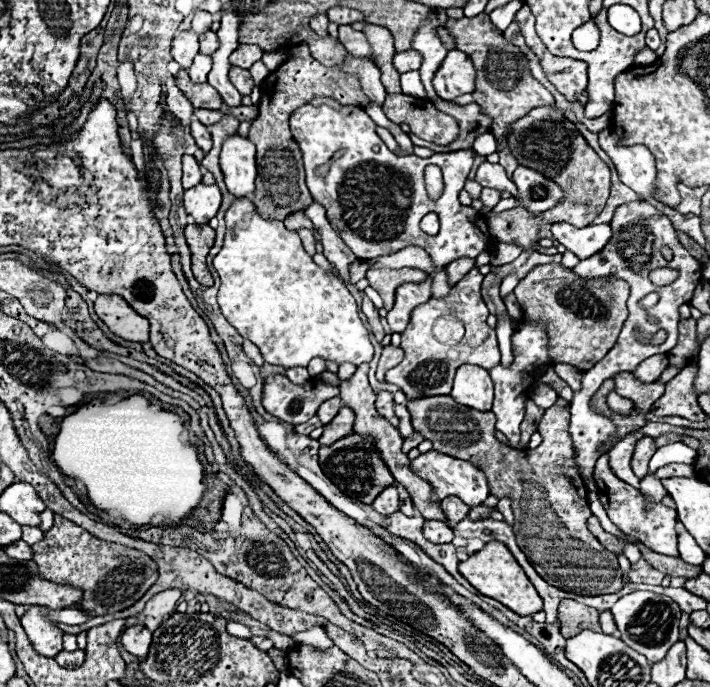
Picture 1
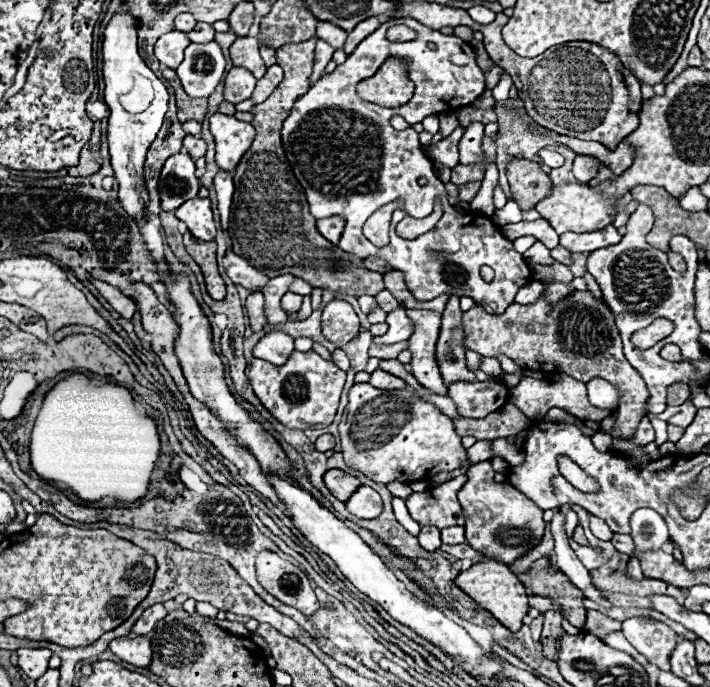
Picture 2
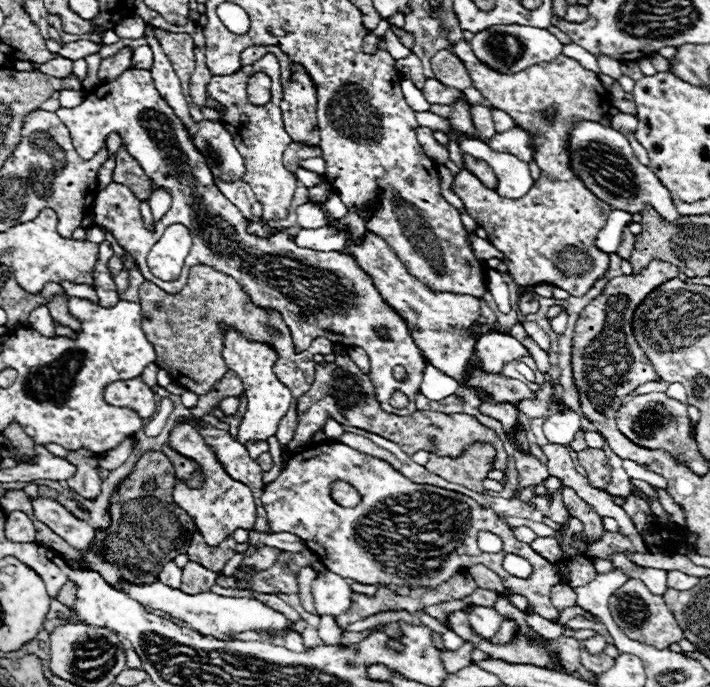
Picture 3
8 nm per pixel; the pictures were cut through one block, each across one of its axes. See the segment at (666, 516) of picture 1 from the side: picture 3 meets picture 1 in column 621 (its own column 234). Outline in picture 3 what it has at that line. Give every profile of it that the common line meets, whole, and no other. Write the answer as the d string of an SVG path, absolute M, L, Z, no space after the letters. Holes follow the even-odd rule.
M180 424L174 428L174 434L170 434L170 446L180 452L182 456L198 462L206 474L206 484L198 490L188 488L182 480L174 486L174 502L186 510L186 514L194 520L194 524L200 528L204 540L208 546L218 546L224 538L228 538L236 528L246 528L250 530L256 524L256 502L252 496L252 490L230 478L224 470L224 466L218 462L216 454L212 448L204 442L204 438L190 426L190 424Z

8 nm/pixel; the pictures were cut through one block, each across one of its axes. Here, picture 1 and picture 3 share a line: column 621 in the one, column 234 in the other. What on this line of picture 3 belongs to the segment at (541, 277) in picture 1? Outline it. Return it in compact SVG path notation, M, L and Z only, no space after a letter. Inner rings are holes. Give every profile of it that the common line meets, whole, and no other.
M194 266L190 270L188 284L176 296L164 294L164 290L150 282L144 282L140 290L150 290L150 294L146 294L146 298L142 300L142 330L156 350L156 364L168 370L176 384L192 390L198 396L208 394L212 386L224 376L224 372L229 370L222 358L224 330L228 326L238 330L244 338L270 344L276 350L276 378L280 378L280 382L284 382L292 390L294 398L302 396L314 382L314 362L306 360L312 360L314 352L332 352L330 340L316 338L308 350L298 354L292 344L290 328L286 326L280 312L268 312L266 308L254 306L250 296L232 276L208 266Z

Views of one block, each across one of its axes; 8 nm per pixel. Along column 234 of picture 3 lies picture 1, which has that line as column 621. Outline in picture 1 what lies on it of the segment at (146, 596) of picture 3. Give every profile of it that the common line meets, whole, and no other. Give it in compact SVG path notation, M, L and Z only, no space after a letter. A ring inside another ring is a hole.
M636 590L636 592L630 592L628 596L620 598L610 612L614 616L618 630L622 632L622 640L630 648L634 648L638 654L646 656L652 664L660 662L666 656L666 650L670 650L670 646L674 646L674 642L680 640L678 624L680 624L682 612L680 612L678 604L664 594Z

